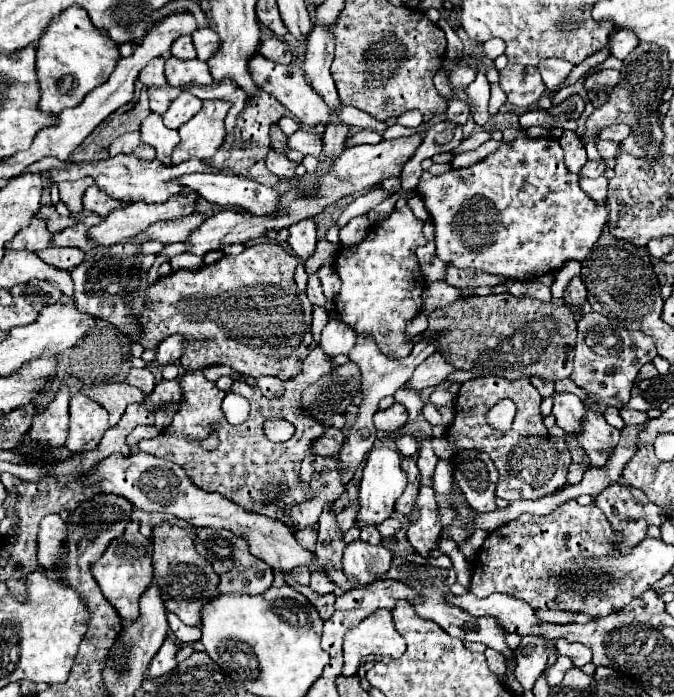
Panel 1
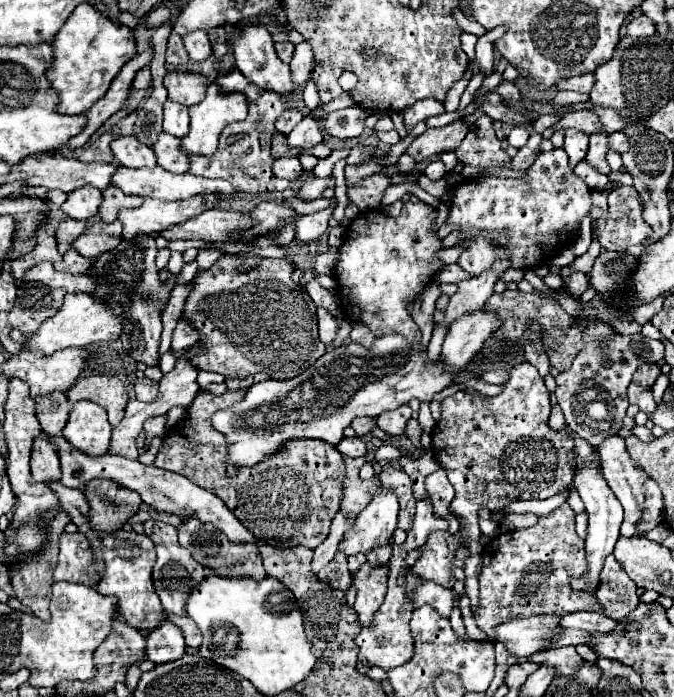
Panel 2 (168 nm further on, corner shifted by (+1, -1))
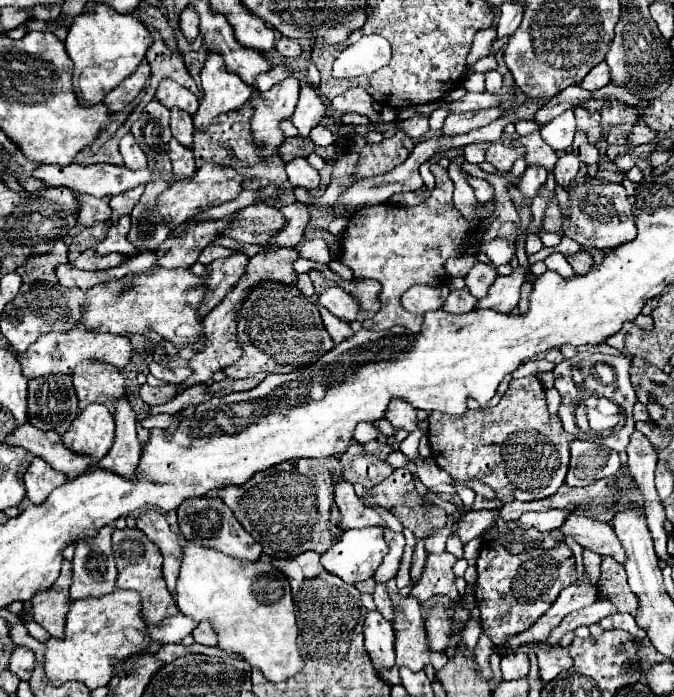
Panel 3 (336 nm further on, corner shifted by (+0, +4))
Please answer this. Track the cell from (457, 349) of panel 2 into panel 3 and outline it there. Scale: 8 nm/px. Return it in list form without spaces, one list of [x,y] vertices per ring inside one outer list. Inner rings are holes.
[[[518,267],[506,277],[496,277],[490,285],[488,295],[478,299],[476,309],[496,309],[498,313],[512,313],[520,299],[520,287],[526,281],[526,273]]]

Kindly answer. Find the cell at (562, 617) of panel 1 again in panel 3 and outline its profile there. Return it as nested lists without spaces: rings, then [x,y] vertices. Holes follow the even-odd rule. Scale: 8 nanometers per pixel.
[[[614,613],[610,617],[604,617],[598,625],[602,629],[624,629],[630,635],[634,635],[636,639],[642,639],[644,637],[644,633],[636,627],[636,621],[634,621],[634,617],[630,613]]]

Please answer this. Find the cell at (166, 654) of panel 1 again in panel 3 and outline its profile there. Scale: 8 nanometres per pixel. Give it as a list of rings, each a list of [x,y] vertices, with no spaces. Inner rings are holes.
[[[178,613],[174,617],[166,617],[158,625],[148,625],[148,635],[154,643],[182,643],[182,639],[194,631],[194,625],[194,619]]]

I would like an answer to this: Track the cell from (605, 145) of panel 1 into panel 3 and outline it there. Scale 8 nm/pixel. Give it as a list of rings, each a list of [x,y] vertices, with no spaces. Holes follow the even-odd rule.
[[[636,123],[634,127],[632,127],[632,131],[628,133],[628,143],[630,145],[642,145],[642,143],[650,143],[652,139],[656,137],[656,131],[654,129],[650,129],[648,125],[640,125],[640,123]]]

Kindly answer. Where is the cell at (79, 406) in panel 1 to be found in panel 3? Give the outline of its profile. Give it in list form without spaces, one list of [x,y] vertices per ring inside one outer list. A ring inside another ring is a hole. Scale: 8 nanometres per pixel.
[[[90,403],[62,435],[62,441],[78,453],[90,453],[92,465],[96,465],[112,447],[114,441],[114,417],[102,403]]]

